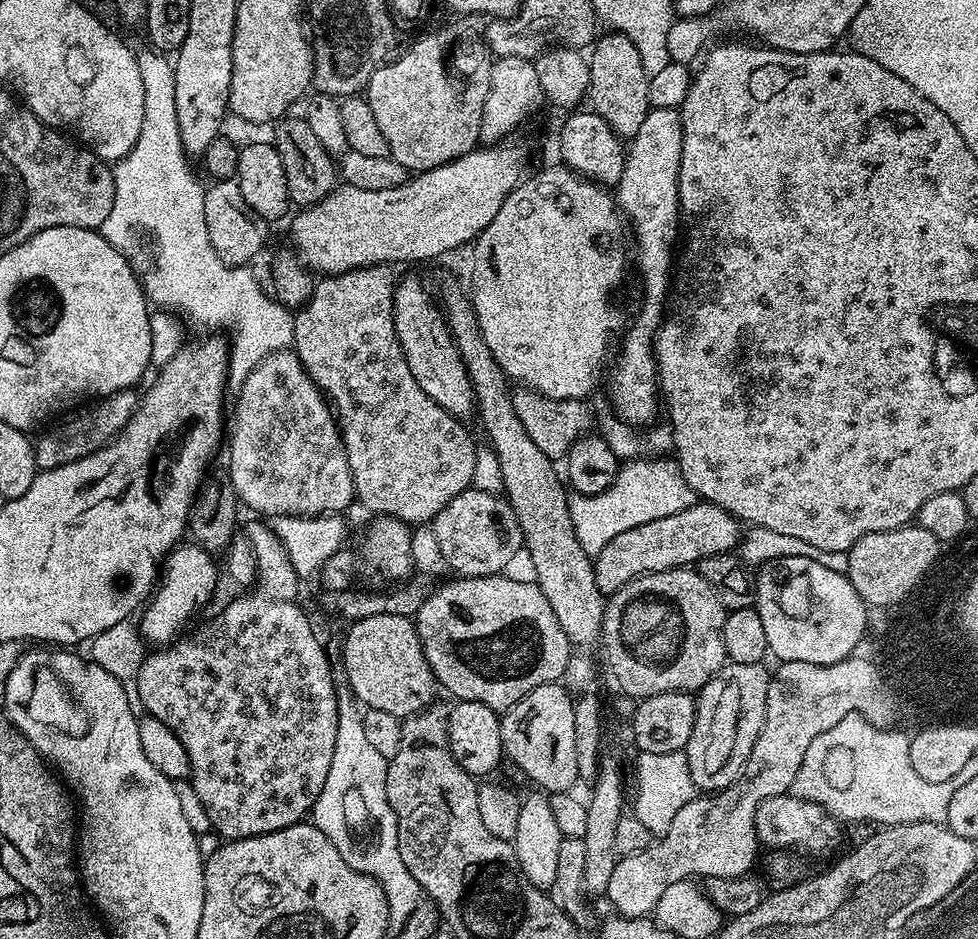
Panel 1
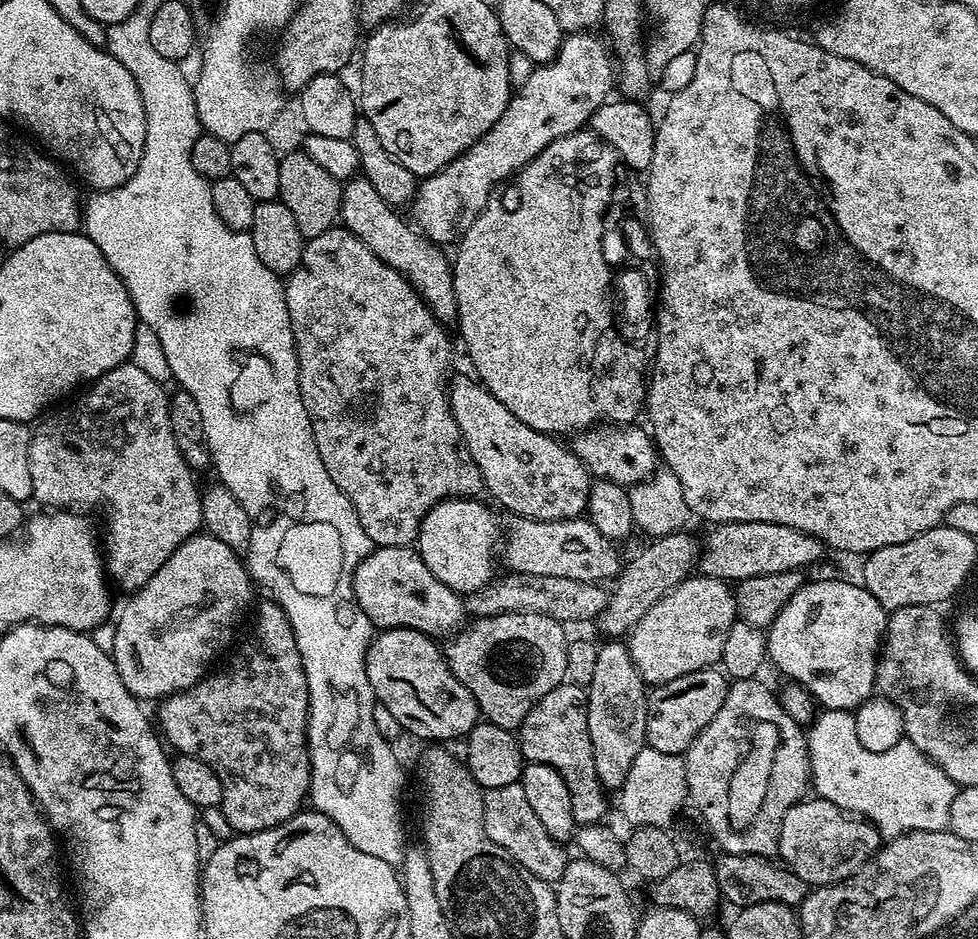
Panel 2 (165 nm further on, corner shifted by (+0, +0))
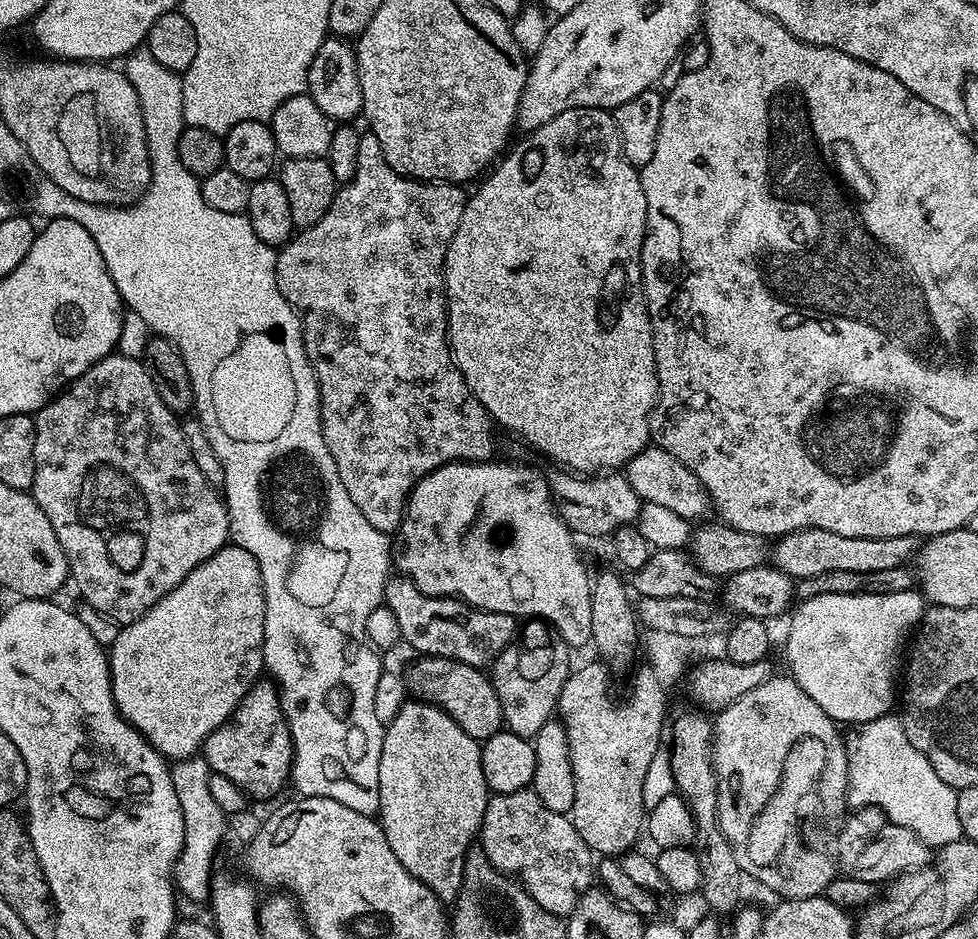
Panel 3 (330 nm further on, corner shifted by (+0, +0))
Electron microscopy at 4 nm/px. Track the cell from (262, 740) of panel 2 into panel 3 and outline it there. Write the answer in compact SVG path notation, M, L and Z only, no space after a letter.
M261 678L256 681L246 698L242 698L242 702L232 712L231 720L218 726L218 730L214 730L204 740L202 755L213 772L222 774L222 778L230 778L230 782L234 782L253 801L268 800L278 795L284 784L286 788L292 775L292 735L280 705L280 693L271 679Z

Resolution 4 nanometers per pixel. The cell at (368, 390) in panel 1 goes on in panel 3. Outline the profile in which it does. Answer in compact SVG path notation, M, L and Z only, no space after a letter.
M371 130L361 131L354 178L337 187L336 196L330 202L330 210L326 210L323 218L314 222L314 226L299 229L276 254L278 290L284 295L286 302L290 302L296 309L304 329L304 353L308 355L308 361L316 375L316 385L320 388L322 438L326 438L326 447L334 457L334 466L338 466L338 478L342 478L346 494L350 494L354 506L362 510L366 522L370 522L374 530L389 534L399 529L404 518L404 507L408 505L408 495L418 481L426 478L426 474L453 464L456 460L480 462L491 460L494 456L494 421L456 369L456 363L452 361L452 351L448 349L448 298L444 290L444 259L450 246L450 238L454 238L454 230L458 230L458 222L462 222L462 210L466 203L464 191L459 184L425 182L398 175L390 162L386 162L382 146L378 146L378 138L374 138Z

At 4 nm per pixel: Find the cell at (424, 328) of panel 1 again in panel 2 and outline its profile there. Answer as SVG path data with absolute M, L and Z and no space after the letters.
M468 376L451 377L447 385L448 401L454 422L458 422L458 430L462 430L466 450L470 450L474 466L478 466L482 474L486 492L502 507L509 508L515 517L526 516L532 520L574 520L583 517L588 507L588 490L594 483L590 469L574 455L567 443L559 444L555 435L534 430L526 426L526 422L514 418L514 414L510 414L510 410L506 410L506 406L502 406L502 402L498 402L498 398L494 398L494 394L490 394L479 379Z

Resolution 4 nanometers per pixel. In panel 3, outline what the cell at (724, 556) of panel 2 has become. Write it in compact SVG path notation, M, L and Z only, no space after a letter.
M803 528L779 537L771 545L770 560L775 568L797 581L805 580L830 570L894 570L905 567L917 555L918 540L915 536L898 538L846 538L846 534L830 534L830 530Z

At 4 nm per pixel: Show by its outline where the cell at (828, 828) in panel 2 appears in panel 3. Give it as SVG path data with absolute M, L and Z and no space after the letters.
M861 808L852 815L856 816L849 815L843 821L844 829L840 832L838 868L845 877L880 886L906 872L929 867L930 849L922 838L918 838L918 834L906 830L906 826L890 823L887 814L878 808Z

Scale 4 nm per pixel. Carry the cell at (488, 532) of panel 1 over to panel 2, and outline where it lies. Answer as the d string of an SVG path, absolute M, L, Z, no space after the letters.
M517 516L506 524L506 543L502 548L502 564L512 572L529 572L536 575L553 575L593 582L607 582L616 578L622 569L622 559L616 553L617 545L604 537L587 518L574 520L532 520L530 517Z

